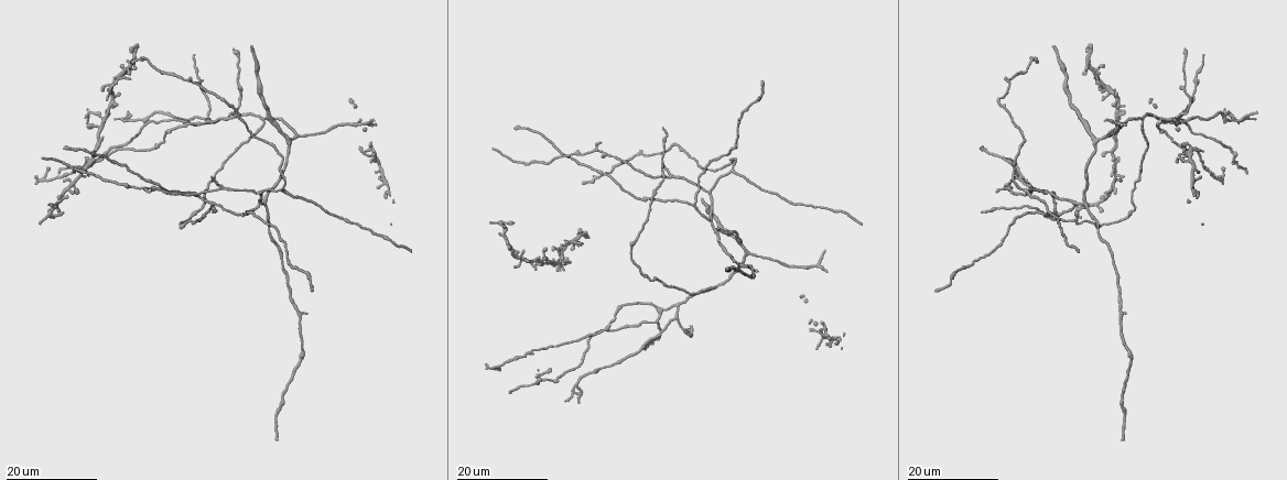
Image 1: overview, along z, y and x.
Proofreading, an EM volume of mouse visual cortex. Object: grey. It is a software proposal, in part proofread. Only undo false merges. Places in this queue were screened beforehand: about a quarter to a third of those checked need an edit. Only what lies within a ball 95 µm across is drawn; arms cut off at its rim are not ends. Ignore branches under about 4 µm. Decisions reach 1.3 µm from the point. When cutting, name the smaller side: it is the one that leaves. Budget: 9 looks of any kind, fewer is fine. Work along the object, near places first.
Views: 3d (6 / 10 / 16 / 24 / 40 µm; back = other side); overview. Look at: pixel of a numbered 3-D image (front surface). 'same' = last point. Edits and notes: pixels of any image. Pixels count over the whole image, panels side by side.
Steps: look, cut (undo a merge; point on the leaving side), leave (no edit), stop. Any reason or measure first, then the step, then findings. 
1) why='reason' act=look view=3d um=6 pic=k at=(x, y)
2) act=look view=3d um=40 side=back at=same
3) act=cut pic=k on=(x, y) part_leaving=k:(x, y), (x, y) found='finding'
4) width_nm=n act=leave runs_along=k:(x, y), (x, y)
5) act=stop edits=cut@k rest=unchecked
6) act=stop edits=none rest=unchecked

why='a fork' act=look view=3d um=24 pic=1 at=(291, 141)

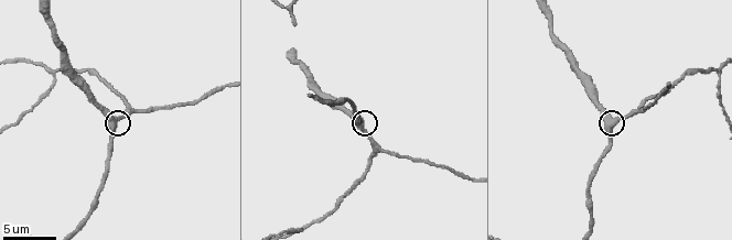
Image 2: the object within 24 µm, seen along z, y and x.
why='zoom in' act=look view=3d um=10 pic=2 at=(361, 125)

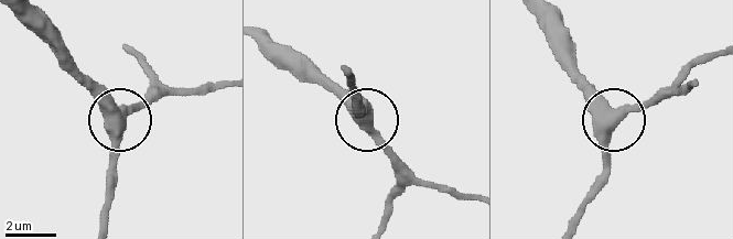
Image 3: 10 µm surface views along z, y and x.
arms=3 act=leave runs_along=3:(343, 74), (360, 118), (316, 78) found='all the same neuron'

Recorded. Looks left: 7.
why='two arms in line, one across' act=look view=3d um=16 pic=1 at=(676, 306)

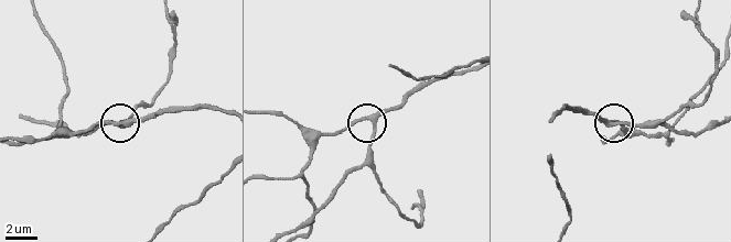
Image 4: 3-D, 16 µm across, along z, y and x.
act=look view=3d um=6 pic=4 at=(612, 122)

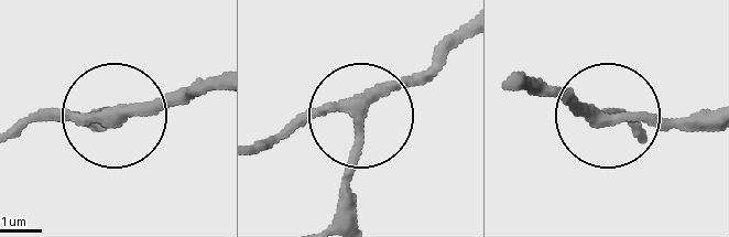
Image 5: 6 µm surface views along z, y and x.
arms=3 act=leave found='all the same neuron'

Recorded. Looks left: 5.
why='three-way junction' act=look view=3d um=10 pic=2 at=(54, 72)

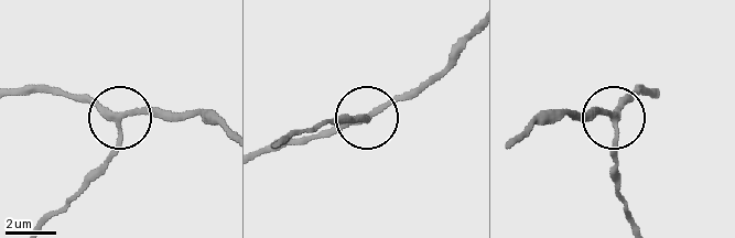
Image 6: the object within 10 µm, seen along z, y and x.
arms=3 act=leave runs_along=6:(223, 128), (191, 115), (108, 115), (66, 92) found='all the same neuron'

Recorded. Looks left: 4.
why='branch point' act=look view=3d um=24 pic=1 at=(661, 314)

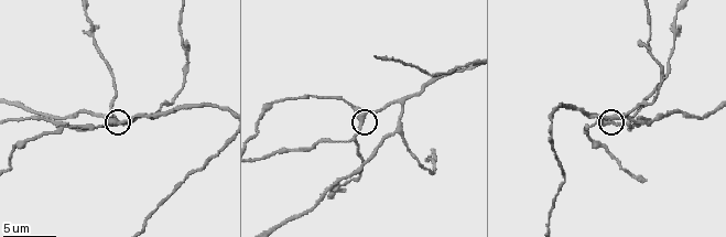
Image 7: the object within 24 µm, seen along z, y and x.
act=look view=3d um=6 pic=7 at=(359, 119)

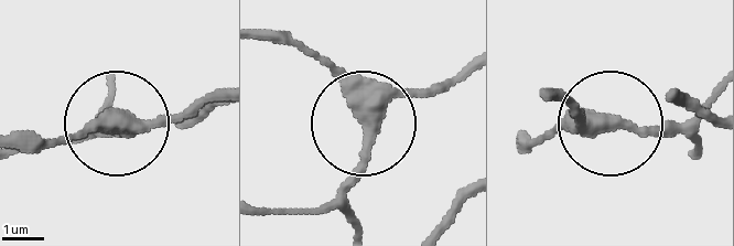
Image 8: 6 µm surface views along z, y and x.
arms=3 act=leave runs_along=8:(466, 64), (371, 114), (351, 215) found='all the same neuron'

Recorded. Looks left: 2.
act=stop edits=none rest=unchecked

